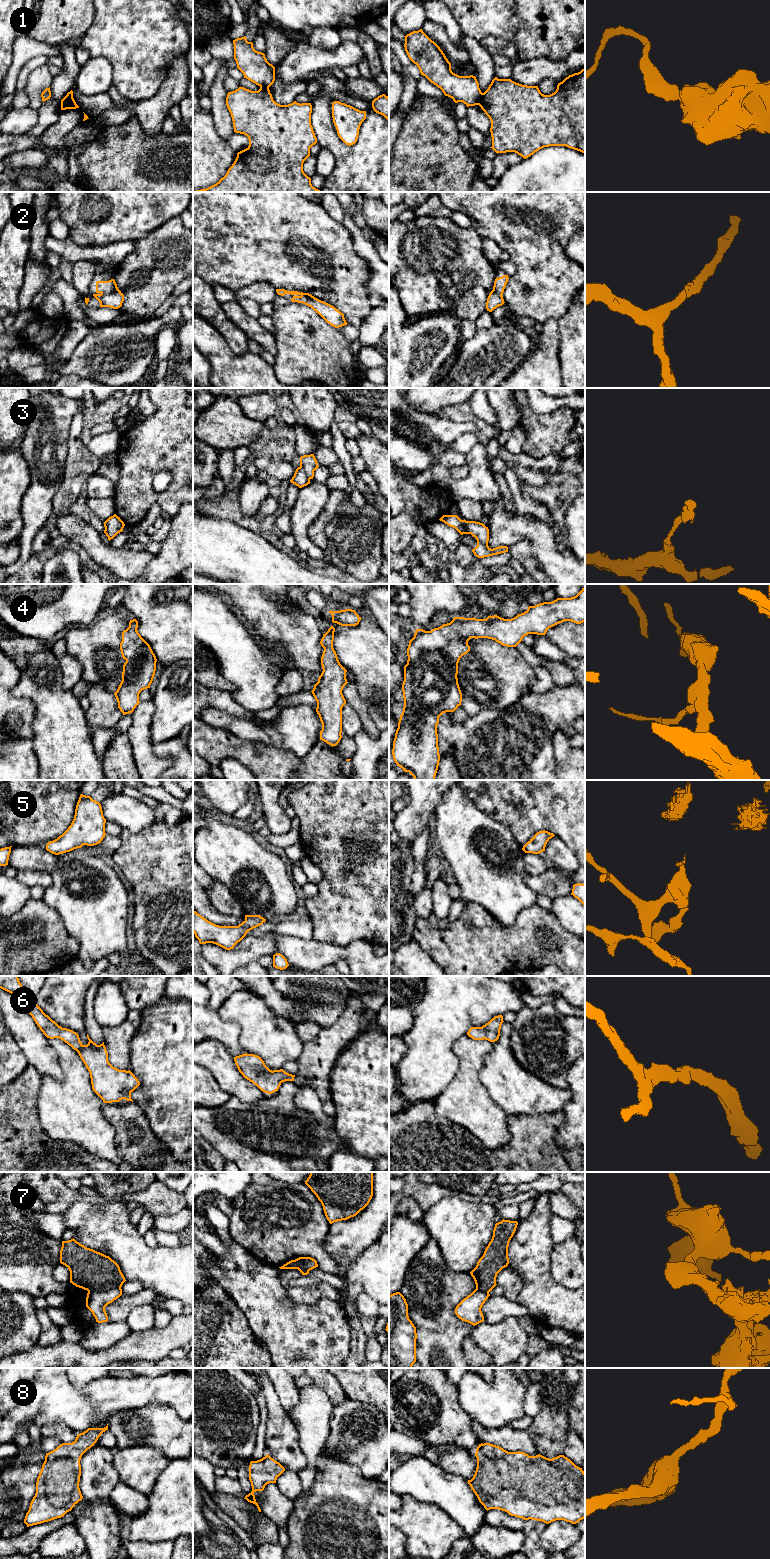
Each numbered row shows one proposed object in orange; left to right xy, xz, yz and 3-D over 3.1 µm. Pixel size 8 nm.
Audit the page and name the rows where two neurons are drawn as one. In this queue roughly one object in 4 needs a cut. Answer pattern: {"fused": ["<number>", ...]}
{"fused": ["1", "3", "7"]}

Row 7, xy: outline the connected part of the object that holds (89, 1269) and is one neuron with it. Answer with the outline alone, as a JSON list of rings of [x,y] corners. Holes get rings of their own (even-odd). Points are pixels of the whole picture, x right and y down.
[[[74,1238],[62,1241],[60,1263],[70,1271],[70,1283],[87,1291],[121,1288],[126,1281],[119,1265]]]

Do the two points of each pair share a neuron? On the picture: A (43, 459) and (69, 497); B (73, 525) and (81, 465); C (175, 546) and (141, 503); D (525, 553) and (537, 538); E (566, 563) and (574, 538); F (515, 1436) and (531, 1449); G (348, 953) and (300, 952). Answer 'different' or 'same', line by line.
A: different
B: different
C: different
D: different
E: different
F: same
G: same

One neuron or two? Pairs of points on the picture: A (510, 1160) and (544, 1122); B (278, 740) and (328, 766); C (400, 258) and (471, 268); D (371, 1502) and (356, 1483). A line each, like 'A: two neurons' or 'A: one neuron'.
A: one neuron
B: two neurons
C: one neuron
D: one neuron

